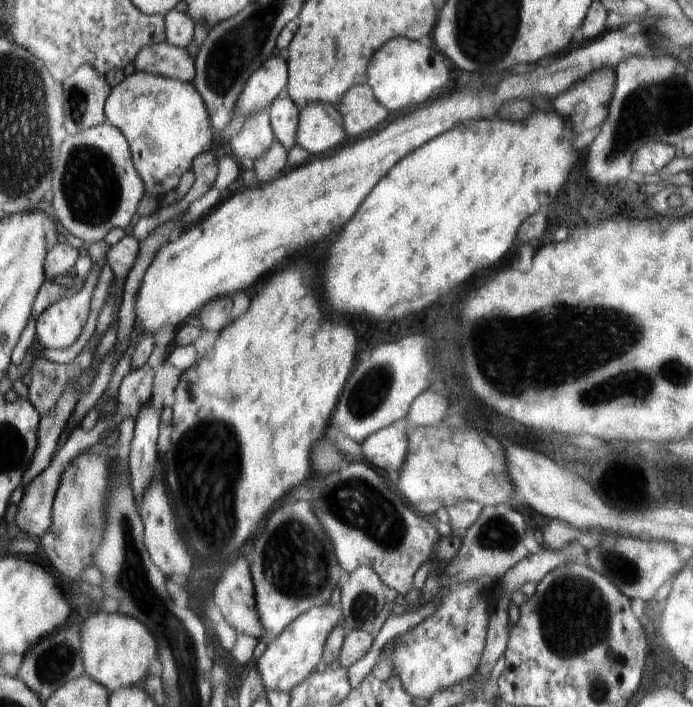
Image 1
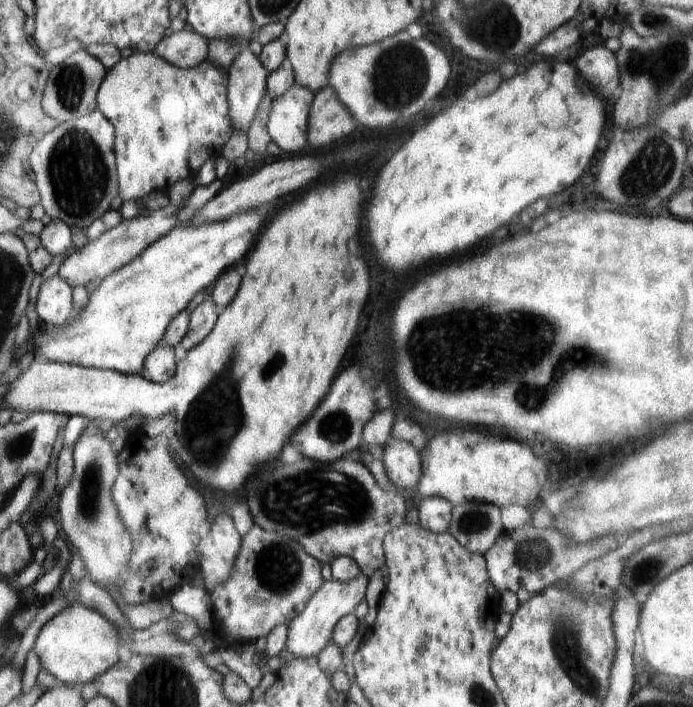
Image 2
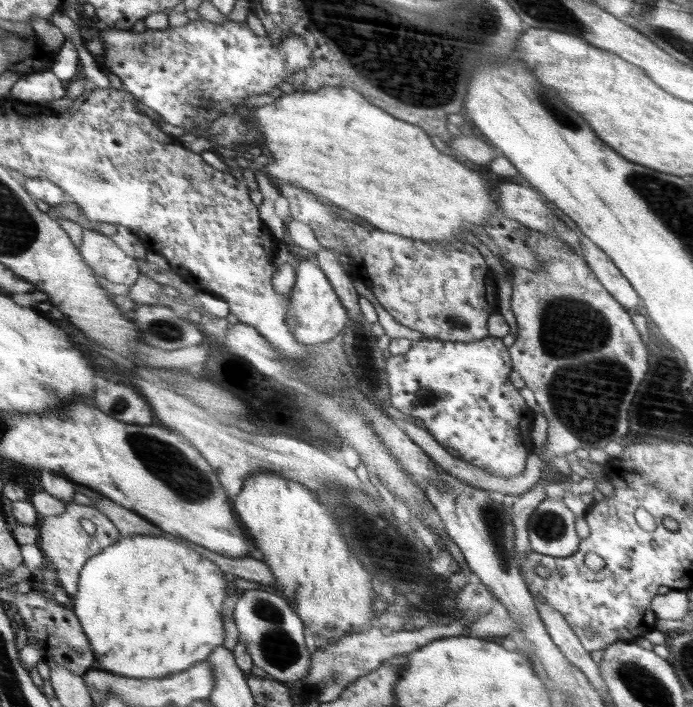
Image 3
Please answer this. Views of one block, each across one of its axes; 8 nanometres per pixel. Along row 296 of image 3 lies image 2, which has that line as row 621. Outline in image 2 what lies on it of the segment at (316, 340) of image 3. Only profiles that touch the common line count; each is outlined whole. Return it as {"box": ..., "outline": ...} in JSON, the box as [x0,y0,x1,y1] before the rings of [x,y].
{"box":[285,573,368,658],"outline":[[[362,573],[351,581],[326,581],[312,598],[305,610],[297,614],[293,621],[288,623],[287,641],[285,648],[290,656],[299,658],[318,657],[325,646],[332,640],[335,626],[342,617],[347,615],[364,600],[368,577]]]}

